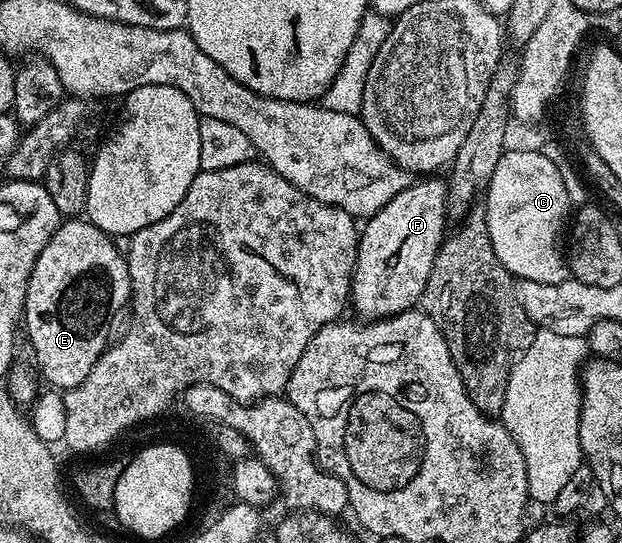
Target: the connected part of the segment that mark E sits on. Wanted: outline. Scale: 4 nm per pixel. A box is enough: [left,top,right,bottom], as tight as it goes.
[22,217,132,391]

